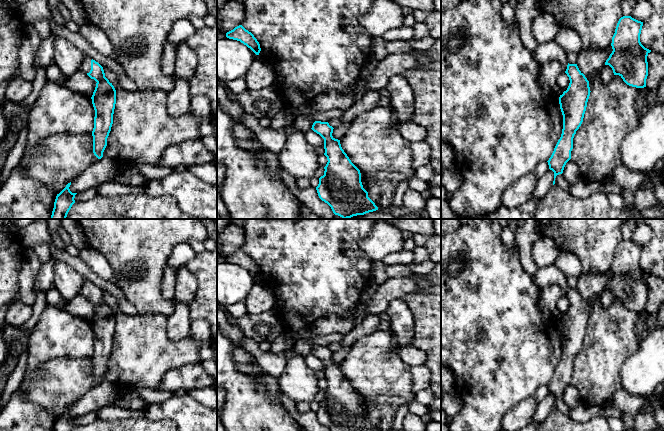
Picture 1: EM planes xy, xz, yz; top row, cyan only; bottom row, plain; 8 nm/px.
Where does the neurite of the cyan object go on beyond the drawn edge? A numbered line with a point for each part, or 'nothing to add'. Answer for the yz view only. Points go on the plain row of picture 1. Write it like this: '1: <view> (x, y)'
nothing to add

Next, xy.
1: xy (85, 291)

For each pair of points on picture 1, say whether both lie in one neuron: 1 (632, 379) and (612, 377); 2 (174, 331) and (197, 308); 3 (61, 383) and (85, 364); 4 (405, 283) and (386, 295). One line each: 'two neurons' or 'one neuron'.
1: two neurons
2: two neurons
3: one neuron
4: one neuron

